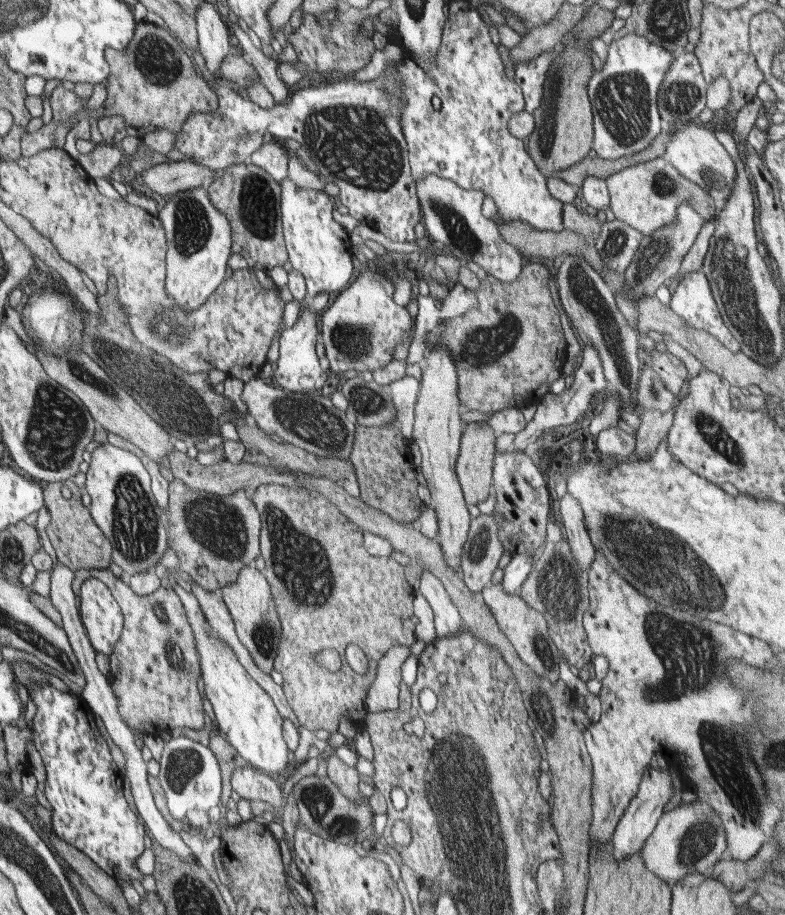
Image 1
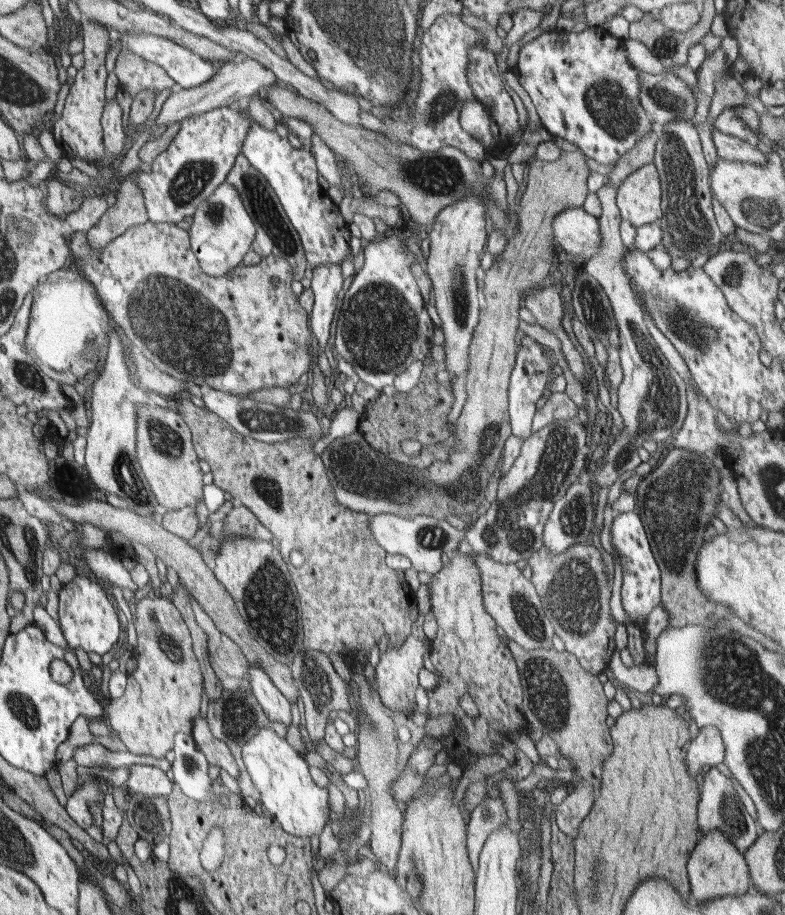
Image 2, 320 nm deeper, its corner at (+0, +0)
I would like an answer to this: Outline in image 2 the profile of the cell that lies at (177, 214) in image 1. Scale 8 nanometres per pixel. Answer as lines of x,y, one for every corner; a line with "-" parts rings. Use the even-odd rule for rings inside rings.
224,181
211,196
198,205
194,217
190,220
188,234
190,234
191,249
204,274
224,277
244,260
244,256
252,246
256,228
236,187

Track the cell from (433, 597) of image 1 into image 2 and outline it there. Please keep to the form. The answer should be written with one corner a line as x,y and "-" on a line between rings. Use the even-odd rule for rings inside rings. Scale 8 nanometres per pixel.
382,513
369,518
372,536
388,554
406,556
412,568
418,572
436,575
442,568
442,556
450,555
459,546
465,545
467,532
458,530
444,518
435,515
424,515
404,518
392,513

